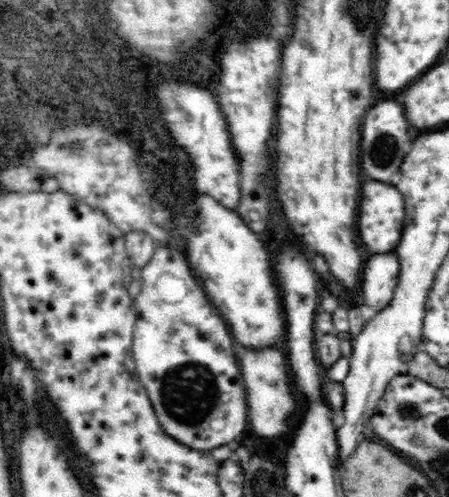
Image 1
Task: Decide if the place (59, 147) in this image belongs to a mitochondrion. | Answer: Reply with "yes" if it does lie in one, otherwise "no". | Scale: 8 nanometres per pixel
yes

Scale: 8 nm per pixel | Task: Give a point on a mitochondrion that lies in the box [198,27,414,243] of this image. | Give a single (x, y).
(384, 154)

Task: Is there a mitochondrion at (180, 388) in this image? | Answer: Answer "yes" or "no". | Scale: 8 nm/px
yes

